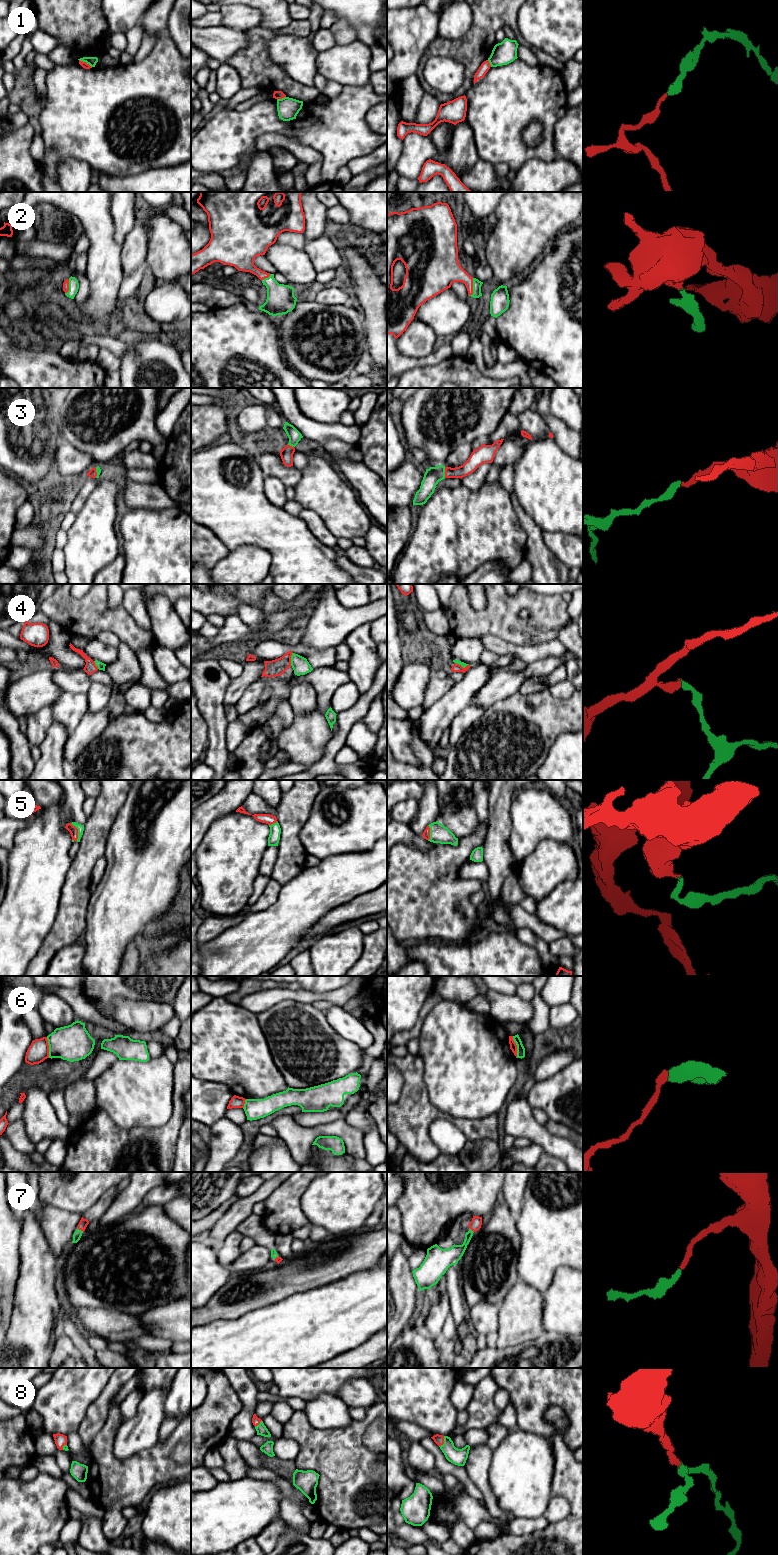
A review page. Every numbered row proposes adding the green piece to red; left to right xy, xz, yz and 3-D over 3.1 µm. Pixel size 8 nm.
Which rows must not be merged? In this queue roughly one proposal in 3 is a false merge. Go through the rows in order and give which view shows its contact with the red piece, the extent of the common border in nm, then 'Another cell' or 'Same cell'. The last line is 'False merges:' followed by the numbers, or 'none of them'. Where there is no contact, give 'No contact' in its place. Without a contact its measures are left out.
1: Touches red in xy. Shared border 120 nm. Another cell
2: Touches red in yz. Shared border 150 nm. Same cell
3: Touches red in yz. Shared border 90 nm. Same cell
4: Touches red in xz. Shared border 110 nm. Another cell
5: Touches red in xy. Shared border 160 nm. Same cell
6: Touches red in yz. Shared border 180 nm. Another cell
7: Touches red in xy. Shared border 50 nm. Same cell
8: Touches red in yz. Shared border 100 nm. Same cell
False merges: 1, 4, 6

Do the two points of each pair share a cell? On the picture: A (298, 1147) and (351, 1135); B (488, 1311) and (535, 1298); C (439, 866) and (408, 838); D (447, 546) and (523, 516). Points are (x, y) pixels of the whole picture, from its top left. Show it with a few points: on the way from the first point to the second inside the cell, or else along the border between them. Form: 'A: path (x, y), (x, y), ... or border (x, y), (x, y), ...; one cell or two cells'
A: path (311, 1134), (318, 1130), (338, 1130); one cell
B: border (499, 1306), (498, 1328), (496, 1331); two cells
C: border (401, 842), (422, 851), (429, 851), (434, 846); two cells
D: border (509, 496), (512, 508), (524, 531), (526, 540); two cells

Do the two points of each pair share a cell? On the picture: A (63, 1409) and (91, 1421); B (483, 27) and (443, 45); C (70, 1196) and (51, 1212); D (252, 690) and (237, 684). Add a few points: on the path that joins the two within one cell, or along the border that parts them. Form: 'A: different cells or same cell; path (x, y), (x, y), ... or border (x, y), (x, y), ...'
A: different cells; border (97, 1398), (87, 1409), (77, 1431)
B: same cell; path (473, 37), (465, 45), (453, 45)
C: different cells; border (41, 1201), (79, 1214)
D: different cells; border (261, 677), (251, 682), (234, 704)

